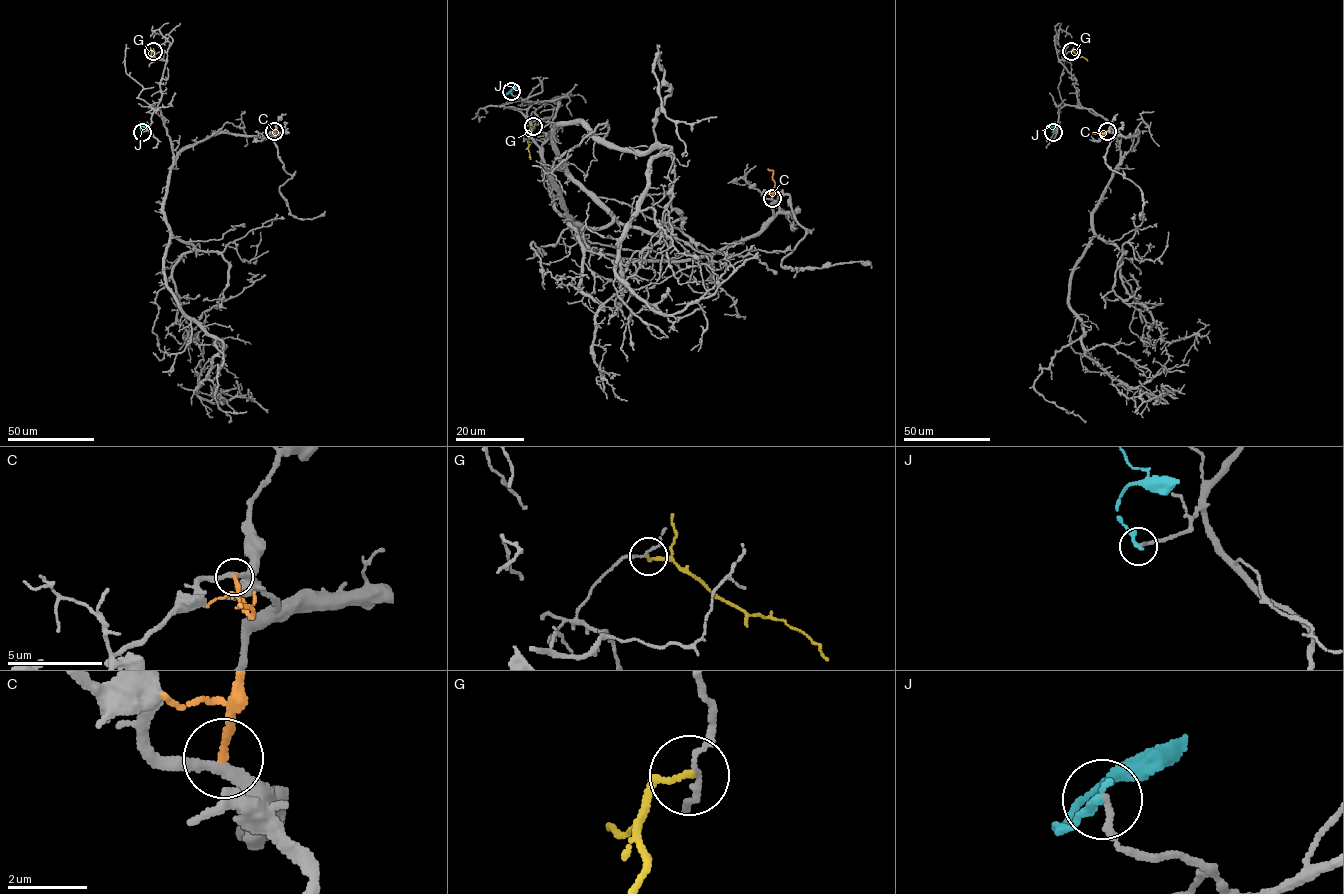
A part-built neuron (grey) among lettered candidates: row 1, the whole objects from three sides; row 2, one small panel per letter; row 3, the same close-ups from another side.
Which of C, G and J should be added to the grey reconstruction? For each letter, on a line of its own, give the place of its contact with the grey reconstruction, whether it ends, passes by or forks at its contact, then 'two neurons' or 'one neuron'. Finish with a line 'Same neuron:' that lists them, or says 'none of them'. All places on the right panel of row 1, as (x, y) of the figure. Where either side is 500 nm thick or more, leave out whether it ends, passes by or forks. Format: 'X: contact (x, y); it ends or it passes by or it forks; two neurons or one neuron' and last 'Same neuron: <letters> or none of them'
C: contact (1107, 131); it ends; two neurons
G: contact (1071, 51); it ends; two neurons
J: contact (1053, 132); it ends; two neurons
Same neuron: none of them

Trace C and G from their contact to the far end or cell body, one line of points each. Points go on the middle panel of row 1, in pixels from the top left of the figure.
C: (772, 198), (773, 171), (767, 168)
G: (533, 126), (528, 137), (531, 159)

